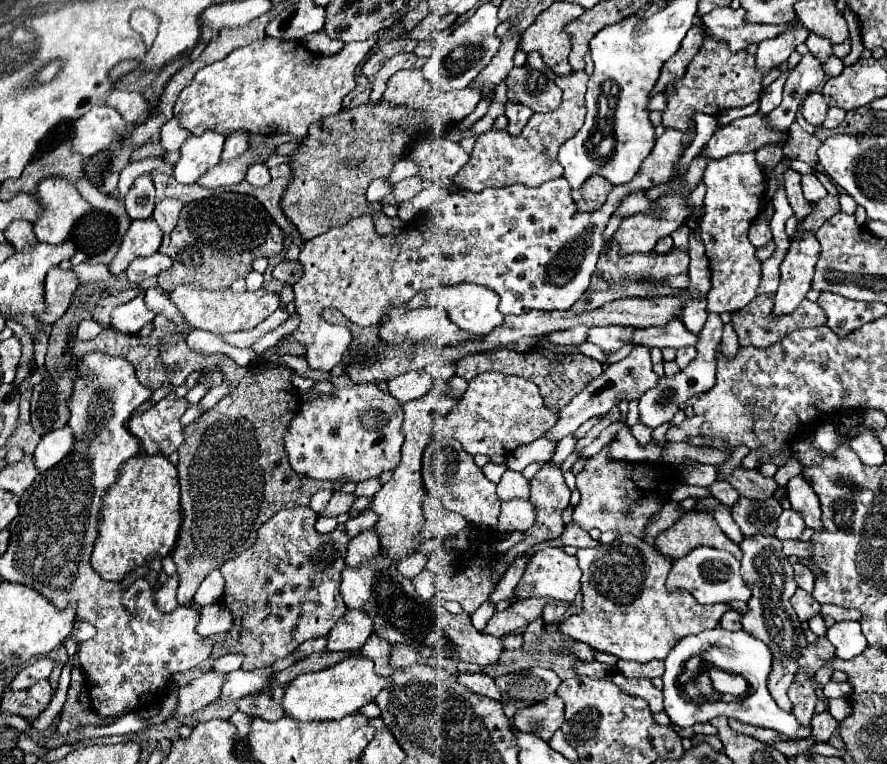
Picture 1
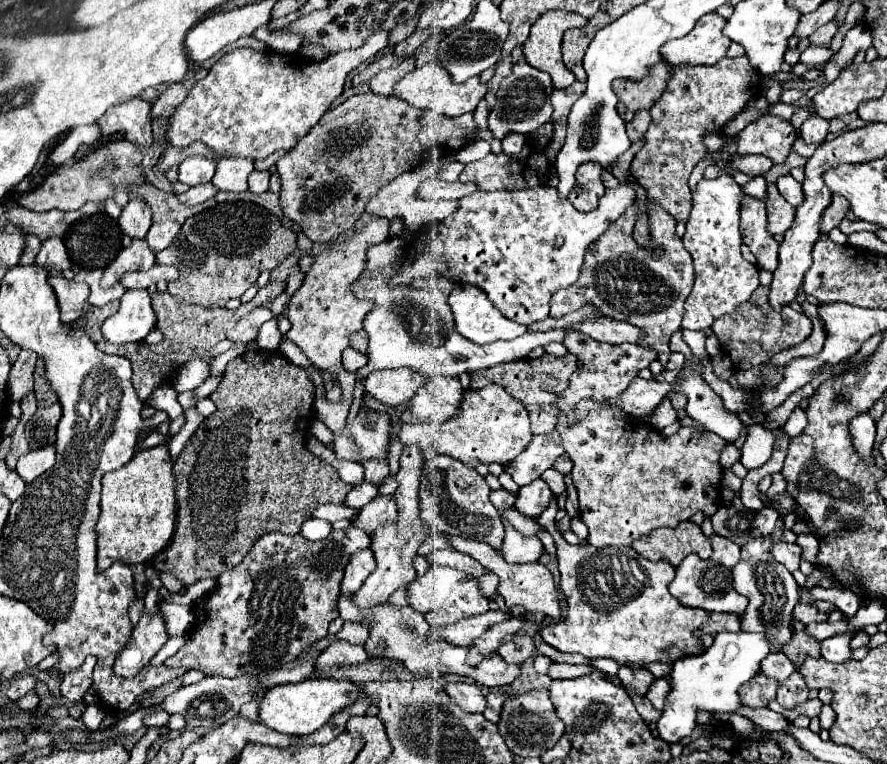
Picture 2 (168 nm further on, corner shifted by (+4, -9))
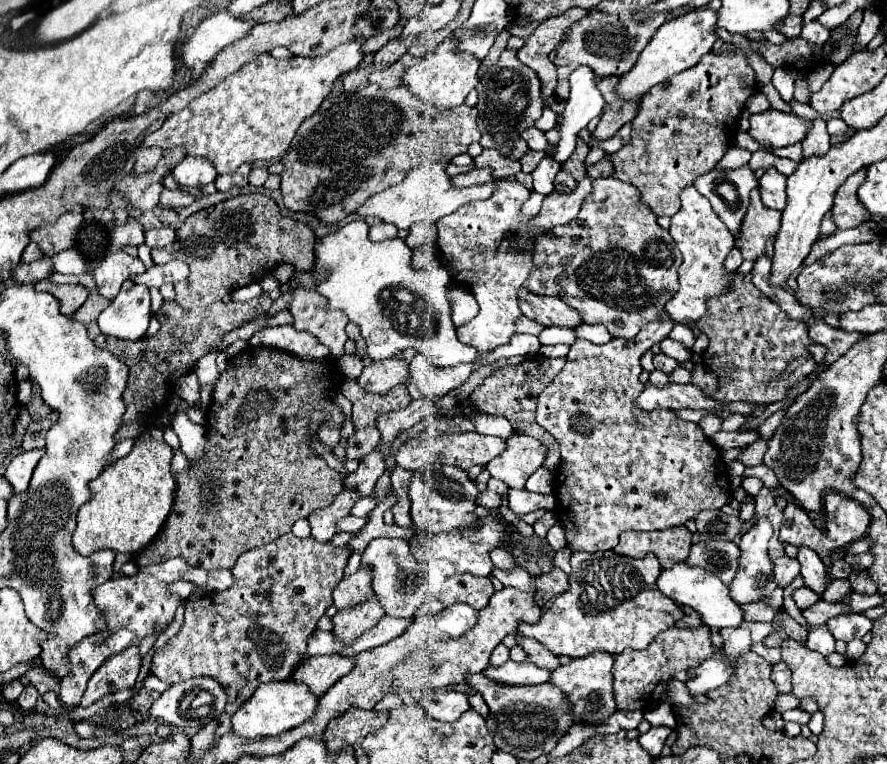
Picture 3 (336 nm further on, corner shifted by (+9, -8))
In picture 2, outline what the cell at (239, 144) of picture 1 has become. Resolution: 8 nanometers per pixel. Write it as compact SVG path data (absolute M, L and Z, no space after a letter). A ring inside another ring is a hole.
M225 157L217 161L217 171L211 183L219 191L247 191L247 177L253 171L253 159Z

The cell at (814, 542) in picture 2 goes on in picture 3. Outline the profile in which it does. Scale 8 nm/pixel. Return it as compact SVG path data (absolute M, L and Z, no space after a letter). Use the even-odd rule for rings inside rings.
M798 546L798 562L802 566L800 574L806 586L816 594L822 594L826 590L826 566L818 558L818 554L814 554L814 550L810 550L808 546Z

